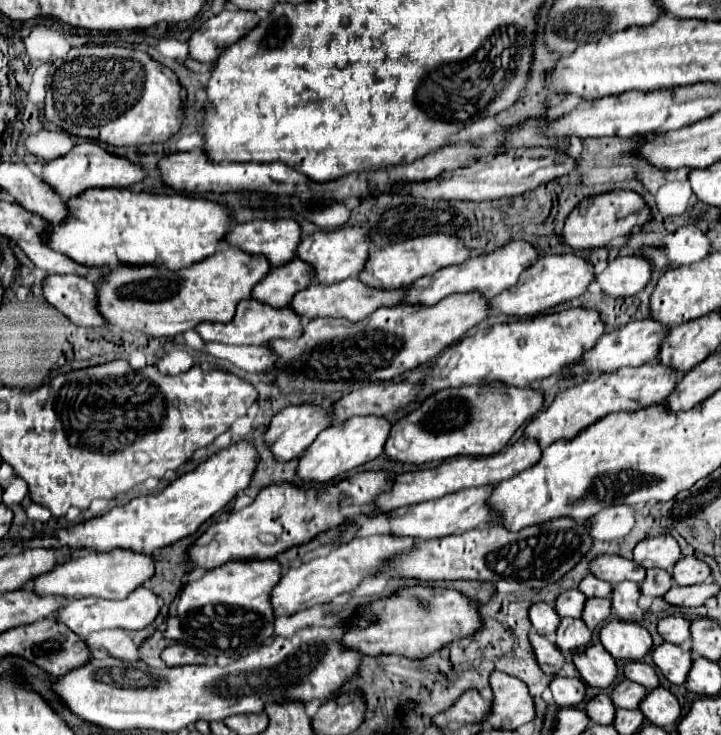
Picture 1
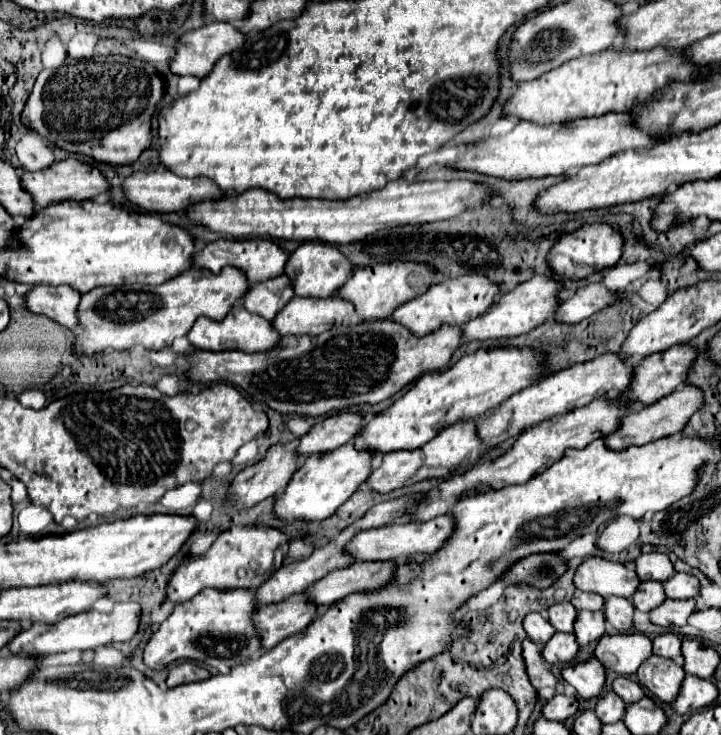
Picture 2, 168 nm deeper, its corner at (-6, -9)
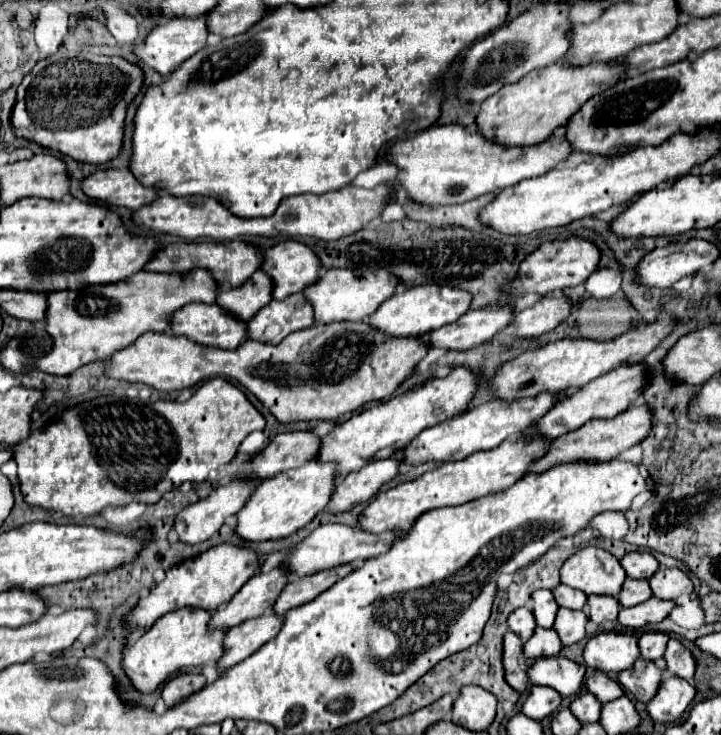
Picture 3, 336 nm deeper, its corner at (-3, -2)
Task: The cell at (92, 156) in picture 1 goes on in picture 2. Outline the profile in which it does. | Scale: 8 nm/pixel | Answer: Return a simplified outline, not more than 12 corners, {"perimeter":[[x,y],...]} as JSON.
{"perimeter":[[77,158],[25,172],[35,204],[109,192],[97,166]]}

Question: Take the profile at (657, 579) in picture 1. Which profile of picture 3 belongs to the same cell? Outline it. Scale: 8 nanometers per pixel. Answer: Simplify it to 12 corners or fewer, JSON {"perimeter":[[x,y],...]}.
{"perimeter":[[626,579],[618,603],[634,607],[652,597],[648,581]]}

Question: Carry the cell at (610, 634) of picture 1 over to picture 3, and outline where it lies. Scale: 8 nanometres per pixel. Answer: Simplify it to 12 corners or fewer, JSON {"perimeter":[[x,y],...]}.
{"perimeter":[[598,633],[584,663],[604,673],[630,669],[640,657],[634,635]]}

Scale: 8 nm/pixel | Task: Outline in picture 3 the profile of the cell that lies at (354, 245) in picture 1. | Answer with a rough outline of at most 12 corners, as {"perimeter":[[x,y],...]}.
{"perimeter":[[288,239],[264,251],[272,299],[316,281],[320,259]]}

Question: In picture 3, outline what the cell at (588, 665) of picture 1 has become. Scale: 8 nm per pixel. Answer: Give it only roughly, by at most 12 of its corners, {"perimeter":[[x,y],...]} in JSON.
{"perimeter":[[540,657],[528,667],[532,685],[562,697],[582,689],[586,669],[566,657]]}

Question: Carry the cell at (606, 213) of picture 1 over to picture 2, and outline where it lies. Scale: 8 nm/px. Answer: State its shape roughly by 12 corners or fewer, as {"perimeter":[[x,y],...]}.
{"perimeter":[[607,222],[563,234],[547,256],[579,280],[615,266],[623,236]]}

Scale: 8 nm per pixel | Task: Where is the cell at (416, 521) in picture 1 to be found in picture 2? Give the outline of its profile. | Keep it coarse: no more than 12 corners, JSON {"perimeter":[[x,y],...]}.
{"perimeter":[[451,514],[359,532],[347,552],[361,560],[419,558],[443,548]]}

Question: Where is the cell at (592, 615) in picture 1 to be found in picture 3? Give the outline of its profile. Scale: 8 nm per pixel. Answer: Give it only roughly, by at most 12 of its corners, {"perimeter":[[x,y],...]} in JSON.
{"perimeter":[[560,607],[552,627],[562,645],[586,637],[588,615]]}

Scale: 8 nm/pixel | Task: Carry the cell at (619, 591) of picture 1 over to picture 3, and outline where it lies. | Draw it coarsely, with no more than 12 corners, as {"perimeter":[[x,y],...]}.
{"perimeter":[[588,597],[588,619],[614,621],[620,603],[614,597]]}

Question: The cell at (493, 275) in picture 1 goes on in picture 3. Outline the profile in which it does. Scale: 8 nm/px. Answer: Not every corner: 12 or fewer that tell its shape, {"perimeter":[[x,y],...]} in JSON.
{"perimeter":[[422,285],[386,299],[368,325],[420,337],[462,317],[470,293]]}

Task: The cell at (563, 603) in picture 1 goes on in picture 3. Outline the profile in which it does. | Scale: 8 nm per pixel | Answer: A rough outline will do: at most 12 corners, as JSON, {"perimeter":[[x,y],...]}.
{"perimeter":[[550,591],[532,593],[532,613],[538,627],[550,627],[556,601]]}

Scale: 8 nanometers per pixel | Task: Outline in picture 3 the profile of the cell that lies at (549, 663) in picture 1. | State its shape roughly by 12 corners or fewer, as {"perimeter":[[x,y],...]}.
{"perimeter":[[504,633],[502,665],[506,683],[528,687],[522,641]]}

